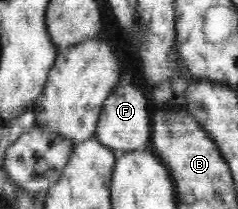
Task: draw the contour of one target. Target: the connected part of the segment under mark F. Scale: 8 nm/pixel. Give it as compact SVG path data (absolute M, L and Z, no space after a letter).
M118 84L105 100L102 108L95 133L101 144L113 149L116 154L143 150L149 146L151 139L149 101L139 87Z

